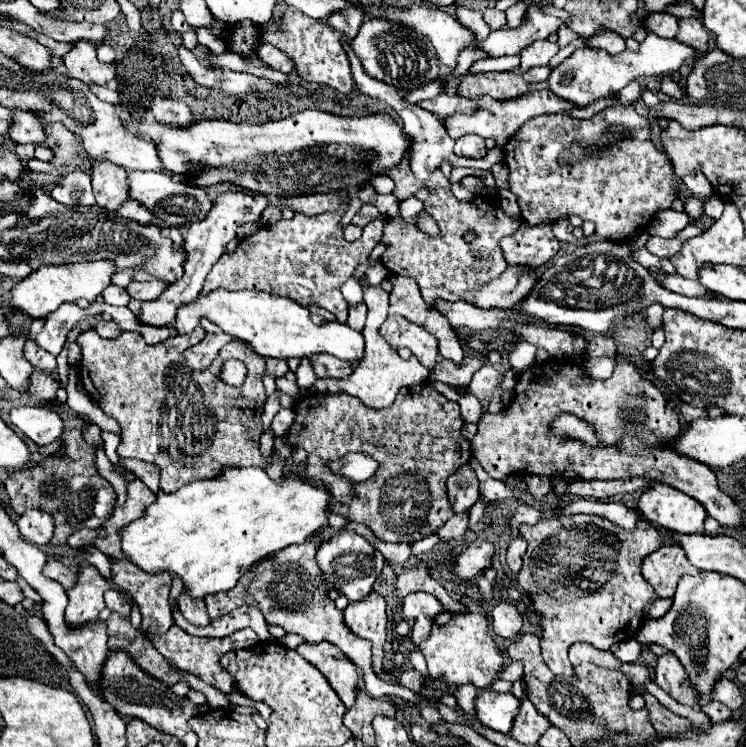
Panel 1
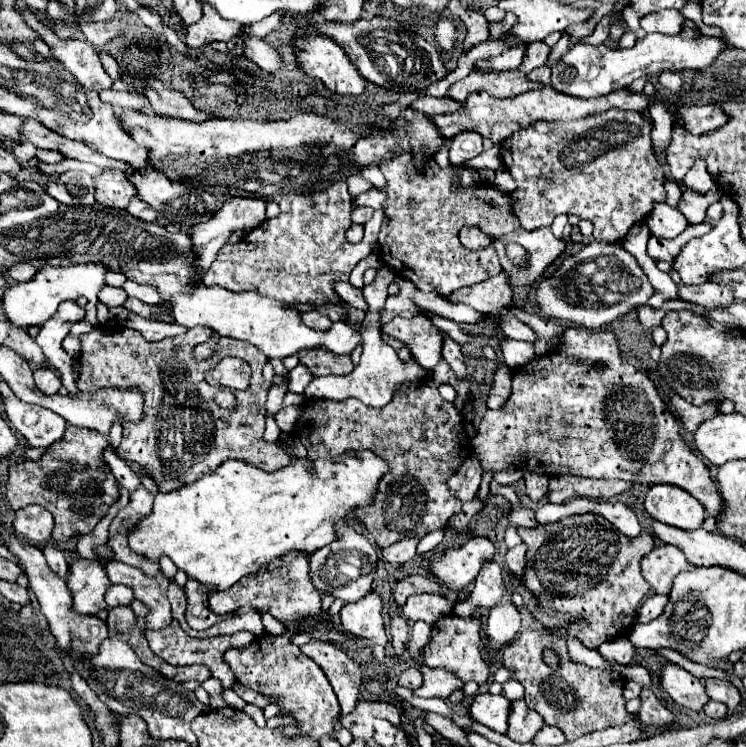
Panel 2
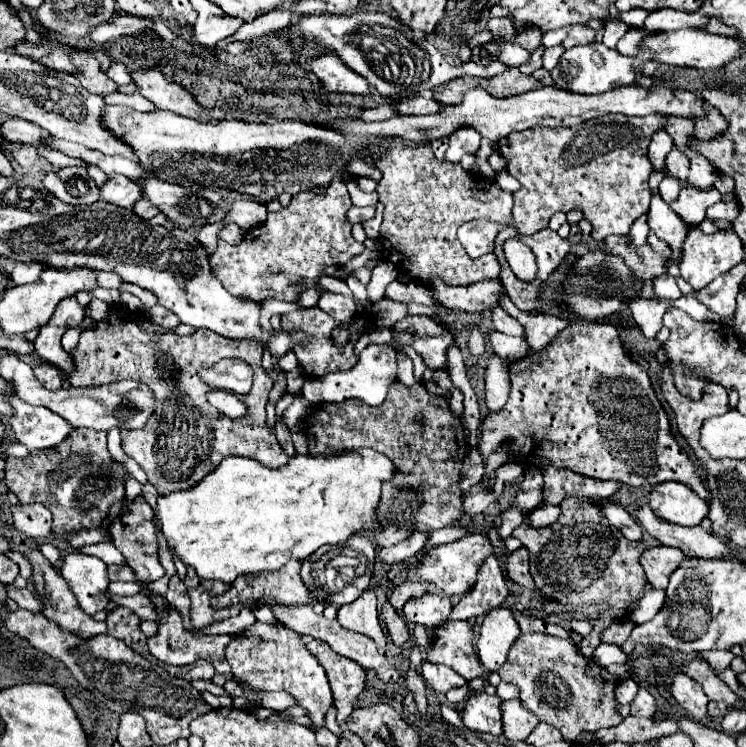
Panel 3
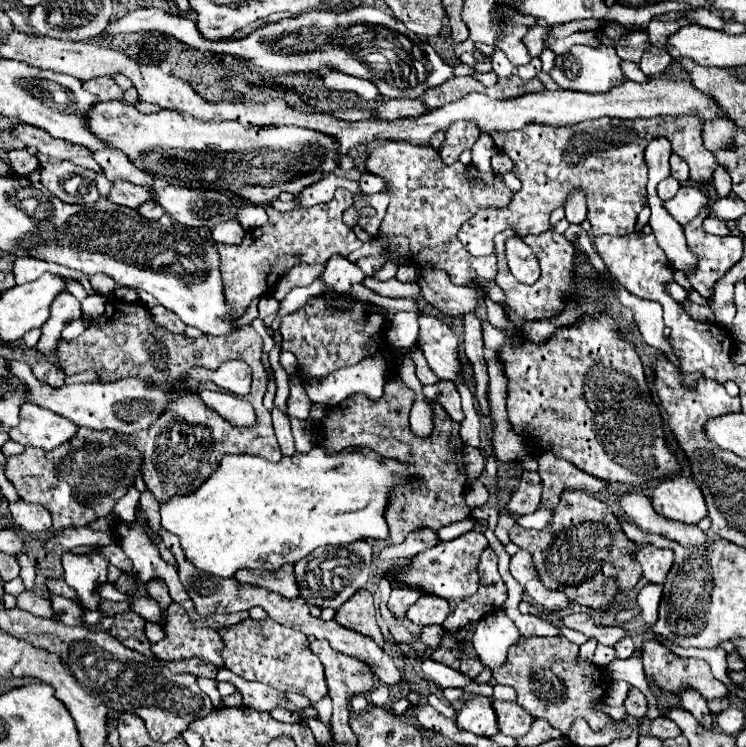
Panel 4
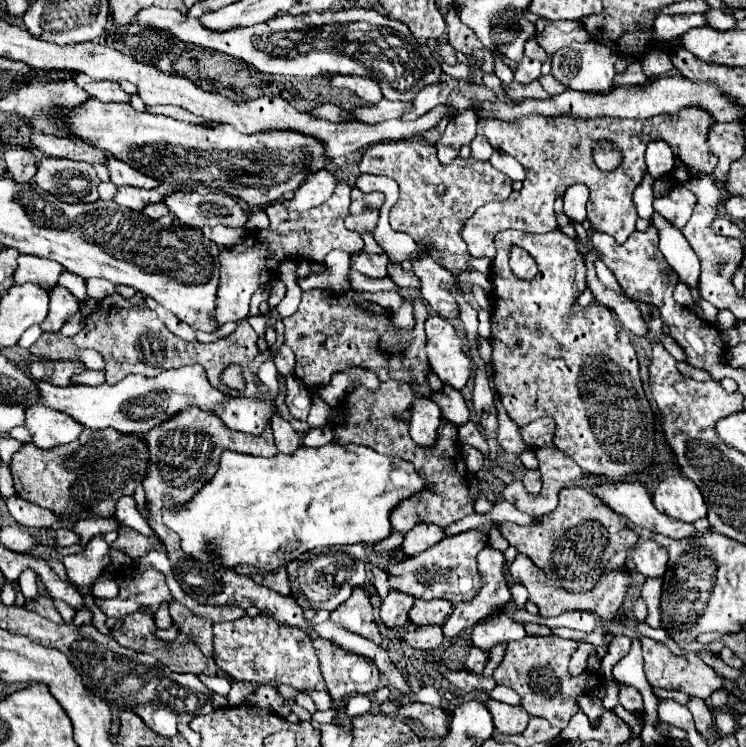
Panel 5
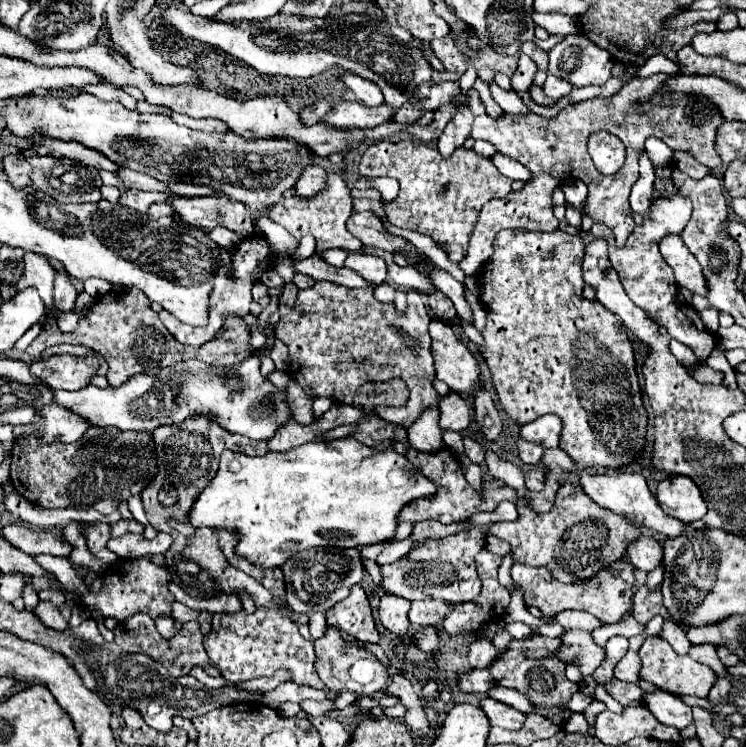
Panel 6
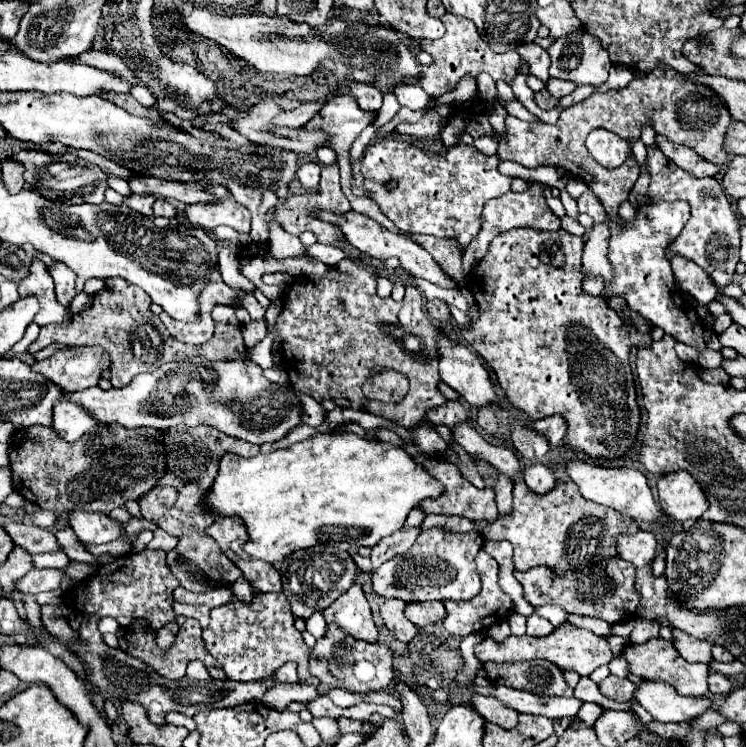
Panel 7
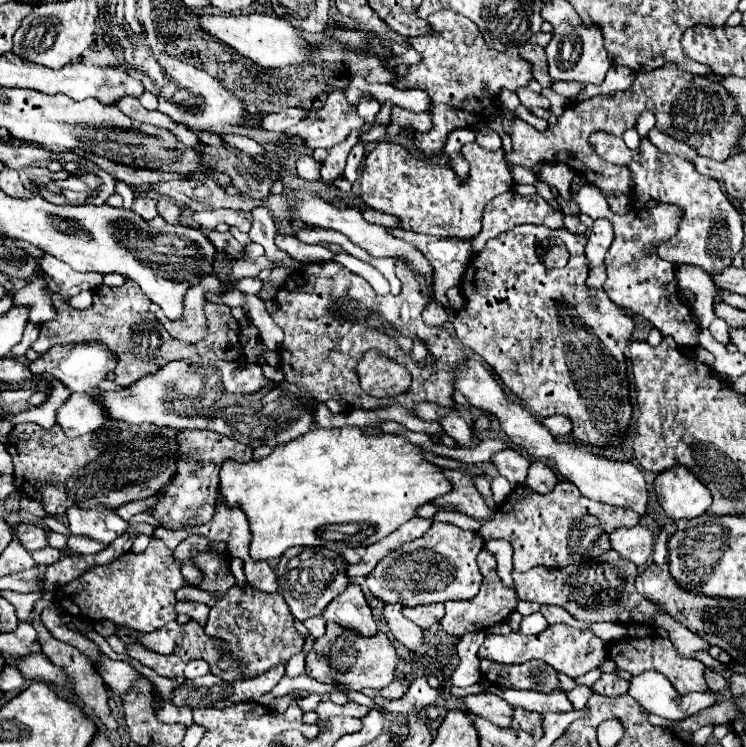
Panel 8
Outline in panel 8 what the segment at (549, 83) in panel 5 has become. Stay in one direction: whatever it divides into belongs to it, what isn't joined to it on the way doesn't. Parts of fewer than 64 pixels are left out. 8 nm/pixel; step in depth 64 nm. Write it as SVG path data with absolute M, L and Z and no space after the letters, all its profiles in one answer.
M552 82L552 92L564 96L564 98L574 98L584 86L578 82Z

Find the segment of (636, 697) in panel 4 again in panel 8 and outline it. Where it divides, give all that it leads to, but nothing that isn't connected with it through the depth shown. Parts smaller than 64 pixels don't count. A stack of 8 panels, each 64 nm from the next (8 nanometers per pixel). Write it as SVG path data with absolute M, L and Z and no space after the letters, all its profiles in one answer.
M604 674L600 680L592 684L592 688L602 696L622 696L622 694L628 694L630 682L620 678L618 674Z

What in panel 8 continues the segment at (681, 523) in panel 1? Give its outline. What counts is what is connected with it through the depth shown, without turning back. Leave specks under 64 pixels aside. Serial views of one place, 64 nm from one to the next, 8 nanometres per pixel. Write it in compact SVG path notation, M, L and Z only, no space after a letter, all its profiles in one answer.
M680 466L658 474L654 490L662 510L672 520L698 518L712 504L712 496L706 486L692 472Z

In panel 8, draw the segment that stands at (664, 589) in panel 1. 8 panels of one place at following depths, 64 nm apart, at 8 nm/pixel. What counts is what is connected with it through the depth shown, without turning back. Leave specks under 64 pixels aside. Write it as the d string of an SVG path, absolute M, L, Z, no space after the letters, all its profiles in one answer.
M618 528L610 536L612 548L626 560L634 562L636 566L648 562L654 546L654 536L648 528Z

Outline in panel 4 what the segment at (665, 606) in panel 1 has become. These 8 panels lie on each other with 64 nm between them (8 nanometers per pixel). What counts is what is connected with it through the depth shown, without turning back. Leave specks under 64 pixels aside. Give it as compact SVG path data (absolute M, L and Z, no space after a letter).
M646 584L640 594L638 594L638 608L640 608L640 616L644 622L652 622L654 618L658 618L658 604L662 600L662 586L656 584Z

